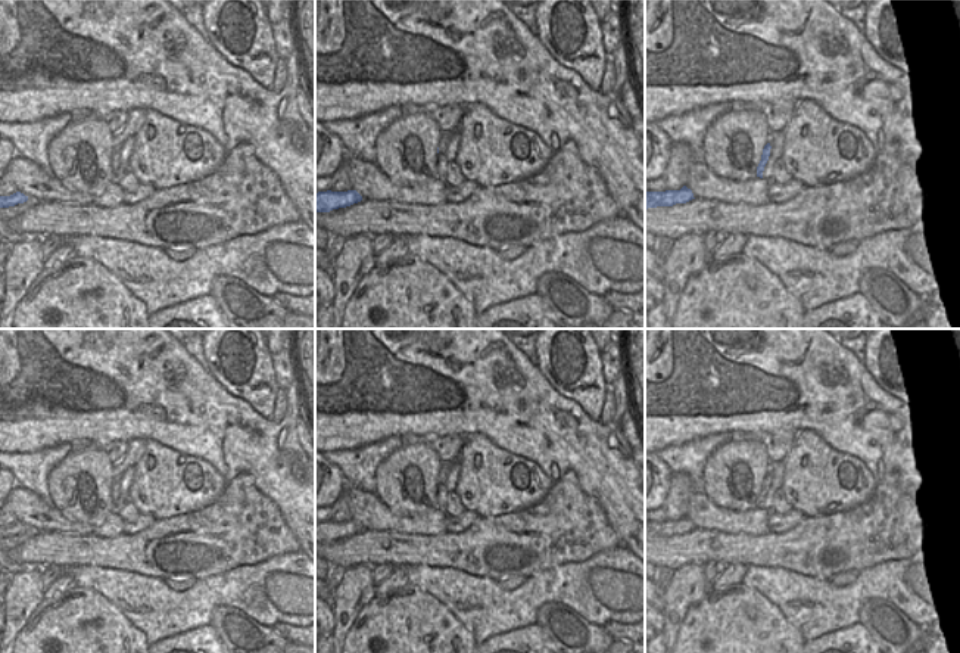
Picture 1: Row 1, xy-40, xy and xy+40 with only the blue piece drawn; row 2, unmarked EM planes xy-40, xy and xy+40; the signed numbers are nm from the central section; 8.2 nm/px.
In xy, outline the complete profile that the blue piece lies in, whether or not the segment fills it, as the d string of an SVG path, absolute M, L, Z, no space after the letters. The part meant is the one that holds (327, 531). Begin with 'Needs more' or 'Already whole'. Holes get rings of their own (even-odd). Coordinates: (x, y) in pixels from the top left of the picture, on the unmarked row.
Already whole. M356 520L347 522L318 522L315 523L315 542L330 542L333 539L346 538L362 531Z

